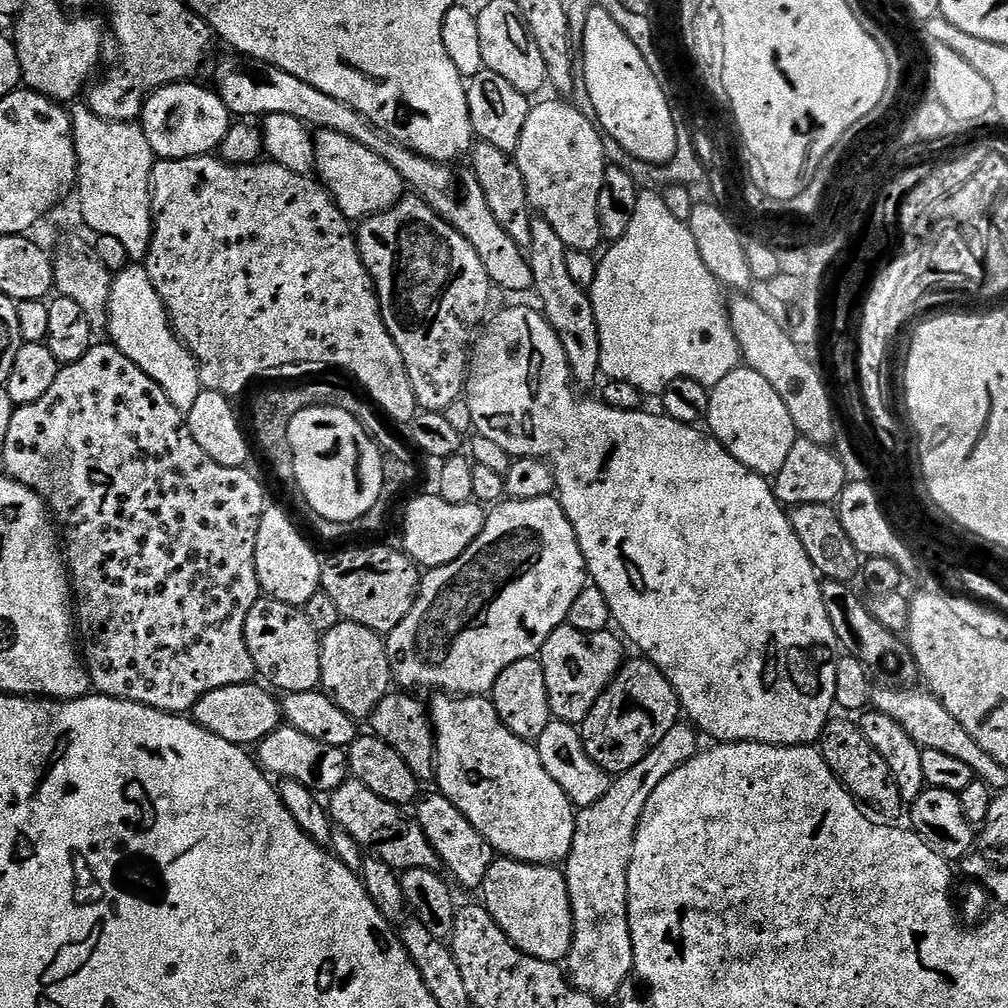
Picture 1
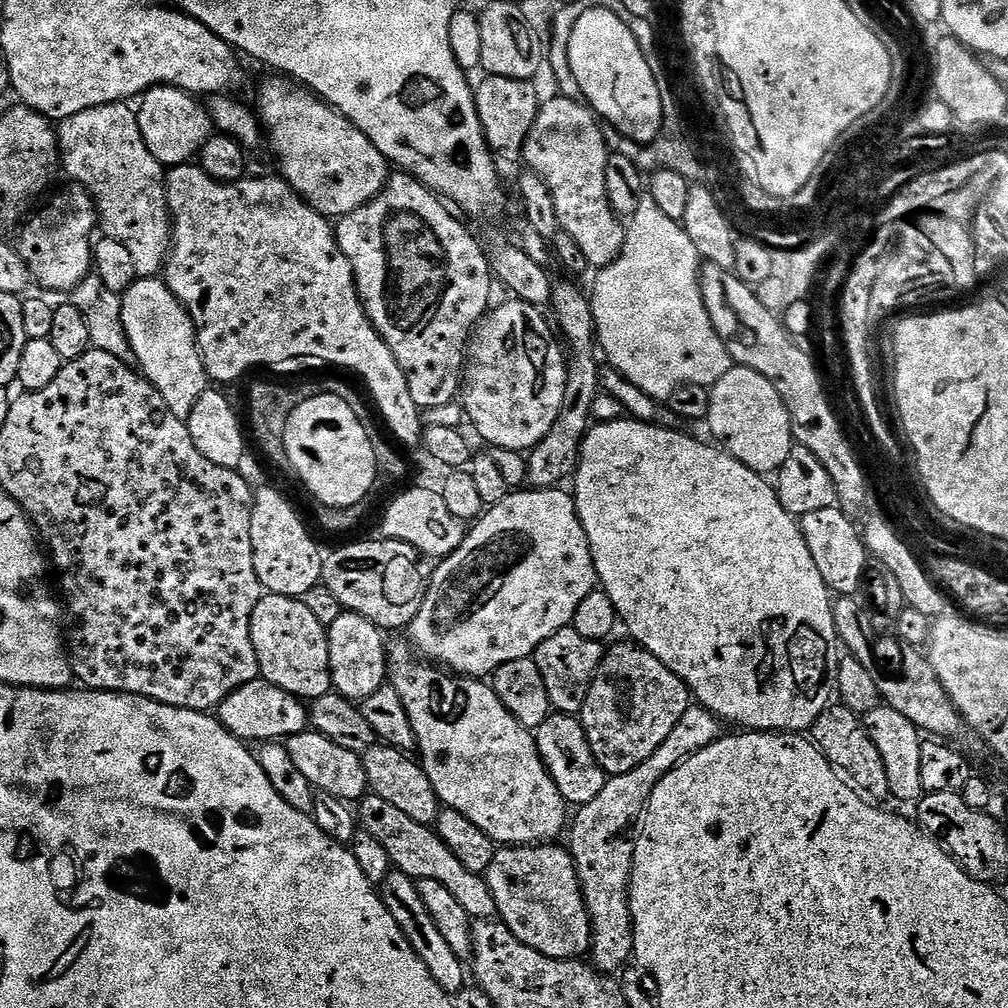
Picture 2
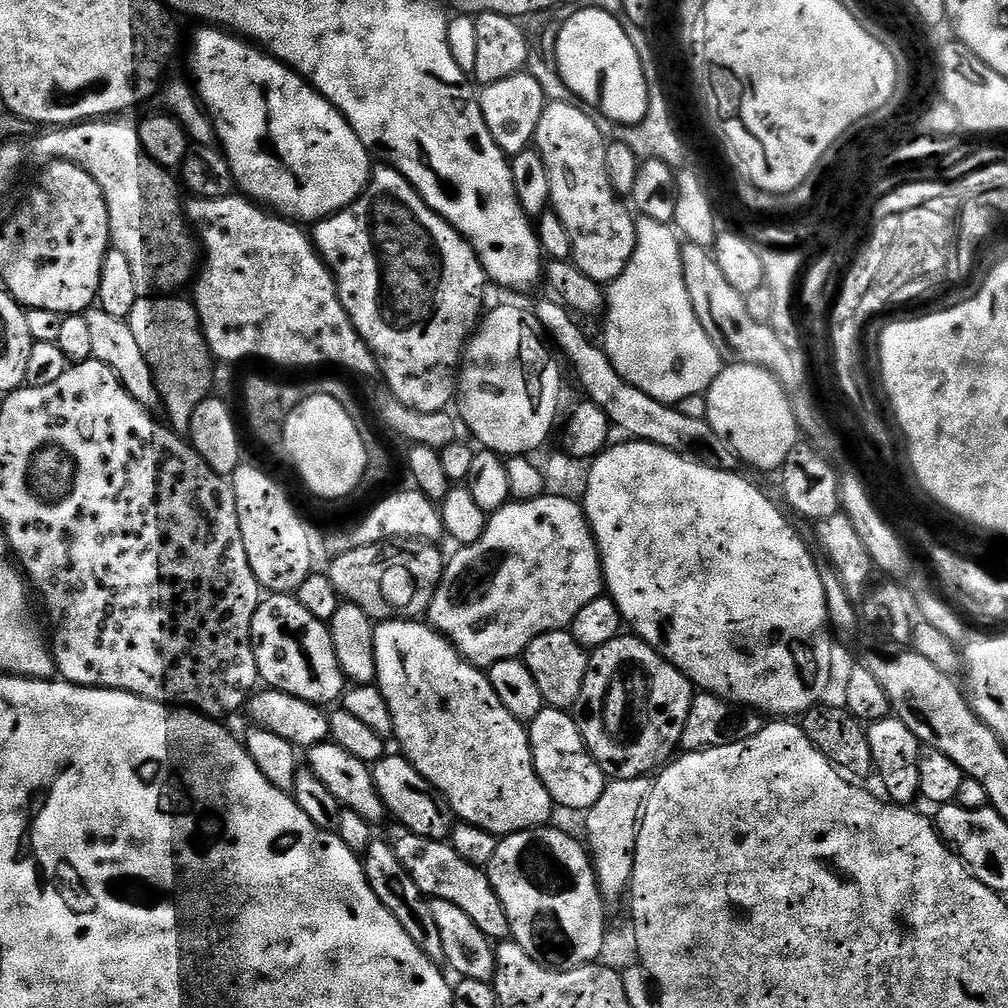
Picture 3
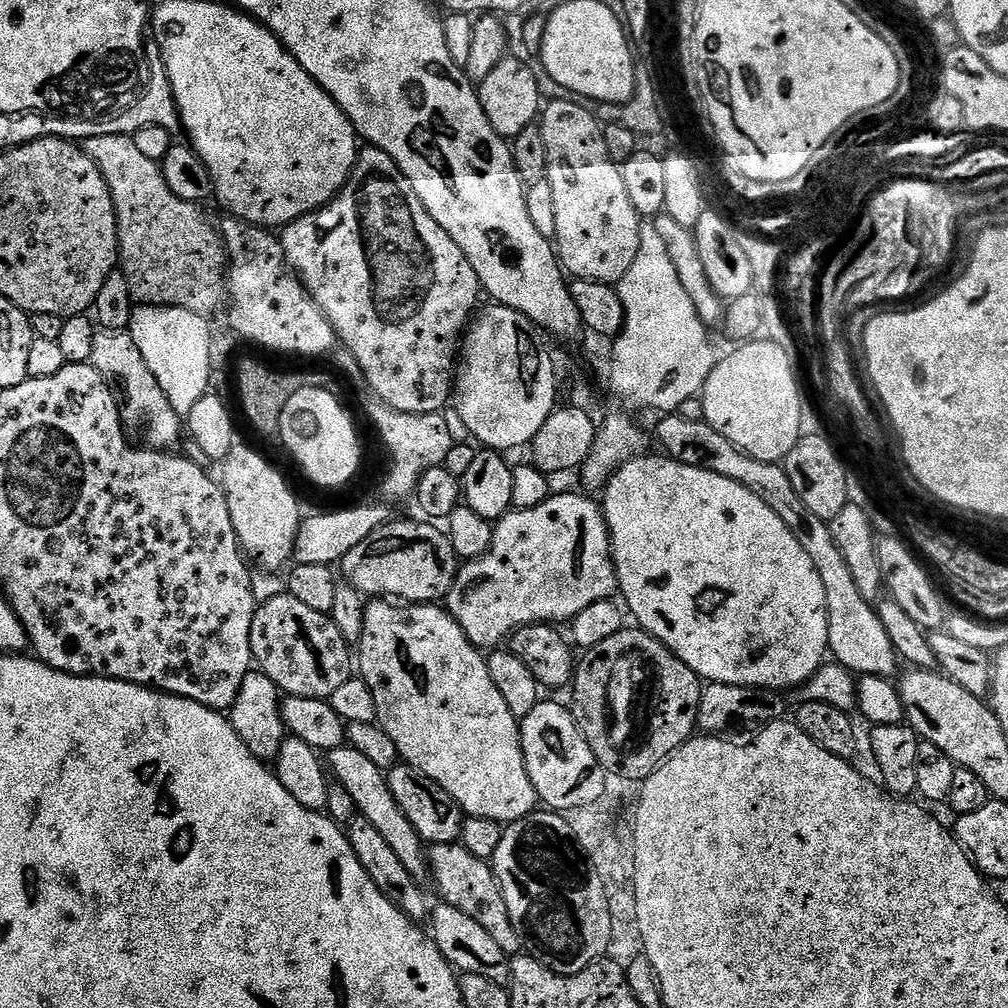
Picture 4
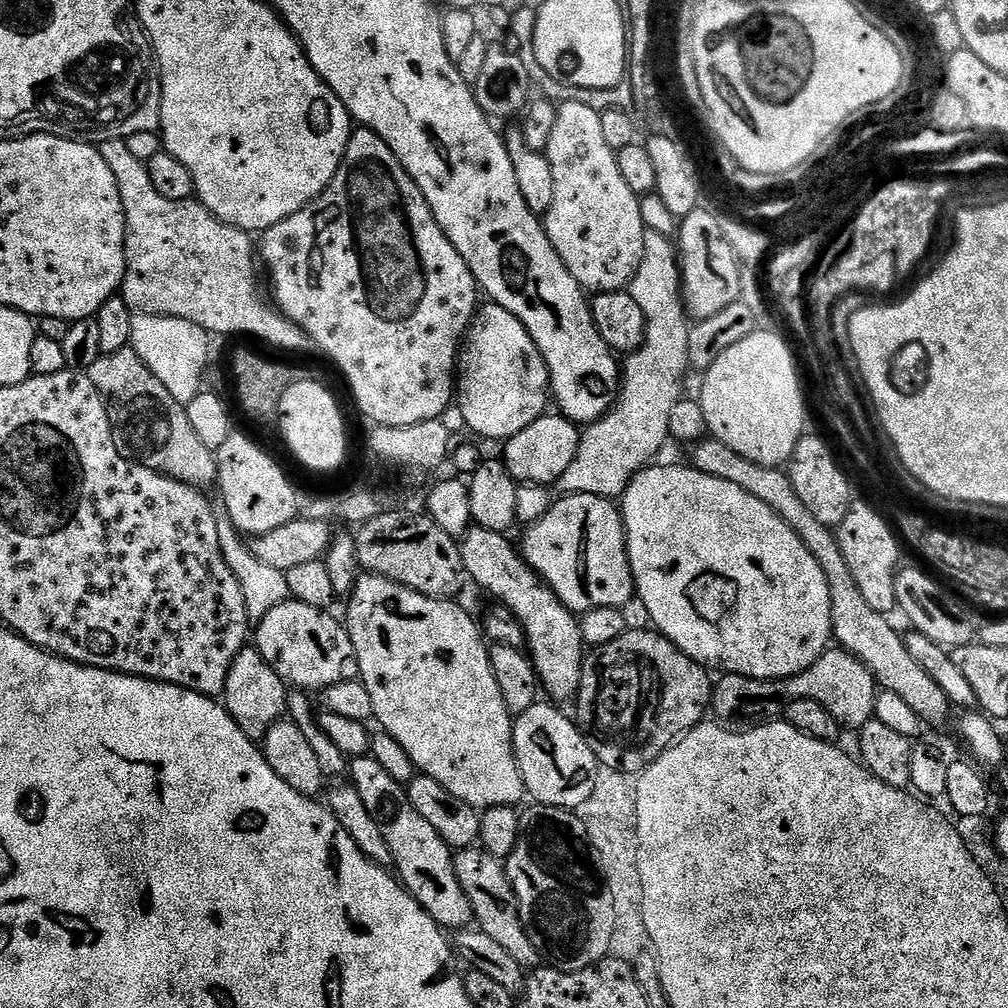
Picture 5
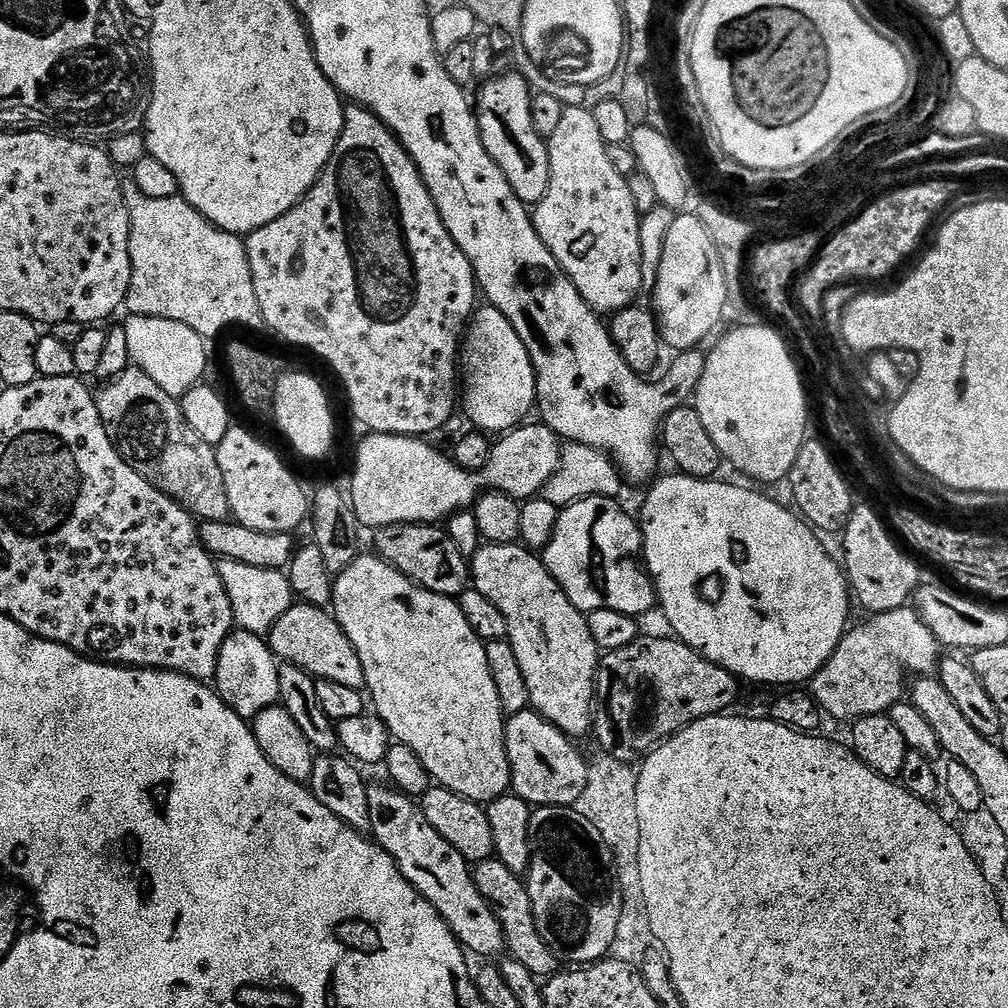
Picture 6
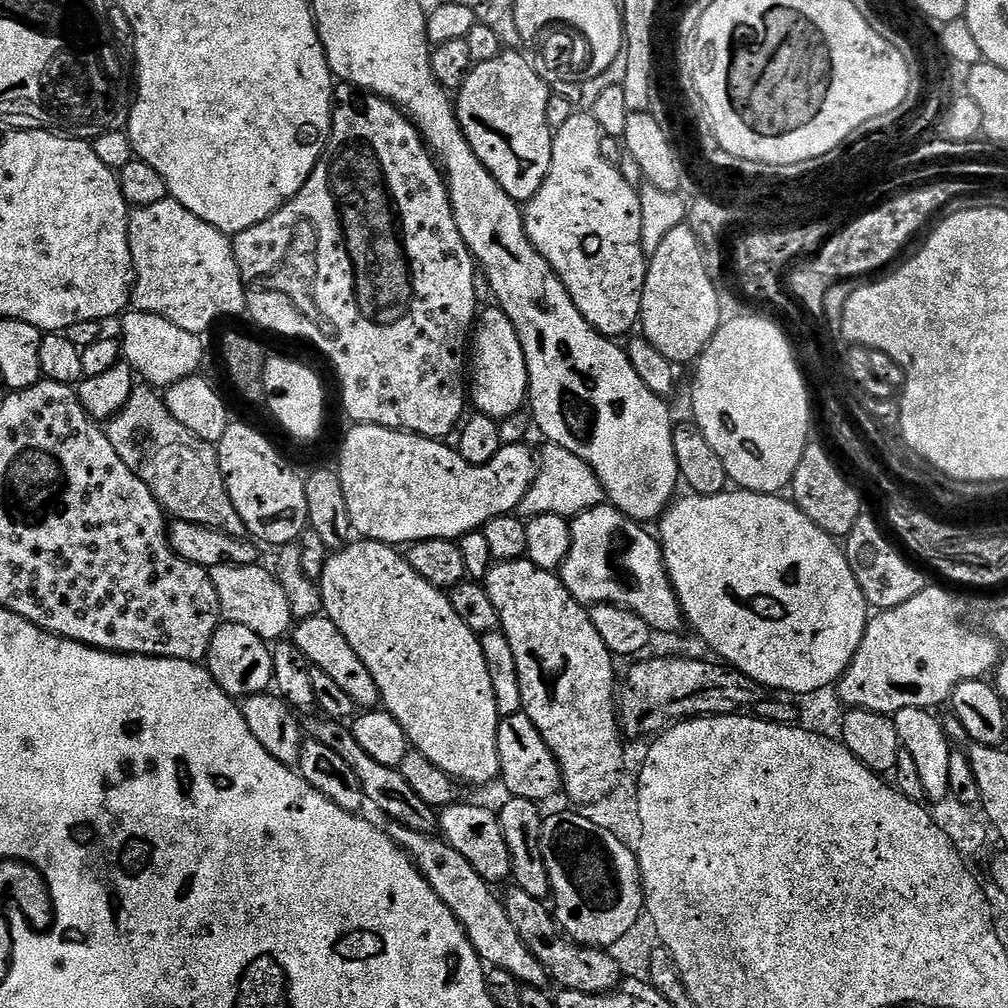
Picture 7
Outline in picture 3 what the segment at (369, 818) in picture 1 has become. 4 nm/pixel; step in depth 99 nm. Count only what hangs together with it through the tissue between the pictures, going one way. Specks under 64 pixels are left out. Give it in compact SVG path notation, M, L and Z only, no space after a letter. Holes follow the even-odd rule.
M393 823L391 827L386 833L386 839L394 854L398 854L398 862L402 862L410 878L418 882L418 890L425 898L452 902L493 942L511 937L510 918L506 918L506 910L502 910L502 902L490 882L487 871L481 865L466 862L466 858L462 858L462 854L458 854L458 850L454 850L451 843L422 838L398 823Z

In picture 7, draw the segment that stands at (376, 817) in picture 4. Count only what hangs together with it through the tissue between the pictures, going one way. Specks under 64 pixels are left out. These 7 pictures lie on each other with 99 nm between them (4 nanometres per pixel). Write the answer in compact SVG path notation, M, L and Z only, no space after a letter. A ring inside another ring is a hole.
M392 822L387 825L386 831L395 844L401 850L412 857L412 863L418 871L430 882L434 894L446 902L446 906L458 918L458 922L464 928L468 940L474 946L474 950L480 955L488 968L498 970L510 970L514 978L519 980L521 985L530 988L547 989L550 984L548 971L530 954L526 942L518 938L518 930L514 930L514 922L510 922L510 914L506 914L504 901L498 895L495 896L493 885L486 881L439 835L410 830L407 824Z

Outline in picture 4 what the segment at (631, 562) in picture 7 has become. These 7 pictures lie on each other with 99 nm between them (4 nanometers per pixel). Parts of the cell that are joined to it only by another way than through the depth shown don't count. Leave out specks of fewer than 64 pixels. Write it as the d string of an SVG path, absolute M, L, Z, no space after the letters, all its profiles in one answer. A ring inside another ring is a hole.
M564 492L561 496L553 494L548 497L546 502L542 502L542 506L530 510L518 508L508 512L501 520L495 521L492 529L492 547L489 548L488 553L476 560L469 560L459 565L454 586L446 597L446 610L458 622L458 626L462 626L470 643L475 644L481 650L492 650L499 645L496 644L499 640L507 641L517 628L525 628L528 624L541 622L560 622L556 620L571 622L582 610L586 610L586 606L594 606L594 602L599 600L611 600L617 595L616 564L612 560L612 536L608 532L608 524L604 520L603 507L597 501L595 504L592 501L595 499L591 495L583 495L575 496L572 492Z

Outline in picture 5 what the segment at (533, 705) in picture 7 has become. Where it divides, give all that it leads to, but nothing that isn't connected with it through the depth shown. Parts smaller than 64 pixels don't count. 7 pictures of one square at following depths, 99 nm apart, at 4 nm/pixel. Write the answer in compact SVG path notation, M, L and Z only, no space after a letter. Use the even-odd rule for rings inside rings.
M472 526L459 541L462 562L467 579L484 592L497 596L499 603L509 608L524 627L530 659L540 679L540 687L549 692L551 699L571 701L580 691L582 666L586 645L577 613L567 608L541 580L538 573L522 559L521 553L512 549L509 537L503 532Z

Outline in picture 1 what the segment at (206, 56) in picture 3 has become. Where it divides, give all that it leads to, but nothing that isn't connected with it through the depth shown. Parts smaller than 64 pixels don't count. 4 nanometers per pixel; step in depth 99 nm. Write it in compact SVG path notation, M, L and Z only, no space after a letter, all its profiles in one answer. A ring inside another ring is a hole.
M320 130L315 133L314 139L316 141L315 171L320 172L319 179L349 221L363 222L370 216L379 216L380 213L390 210L399 200L404 199L406 185L398 170L394 170L390 162L374 154L374 150L366 150L366 146L337 132Z

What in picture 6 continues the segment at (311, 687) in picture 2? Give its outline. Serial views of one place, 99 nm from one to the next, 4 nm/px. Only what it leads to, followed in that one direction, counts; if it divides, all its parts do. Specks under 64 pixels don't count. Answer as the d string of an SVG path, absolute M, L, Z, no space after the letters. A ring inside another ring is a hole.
M303 602L293 603L292 608L286 610L286 614L282 614L282 618L278 618L278 622L274 622L272 631L268 633L266 639L277 660L298 666L316 677L317 680L329 680L330 682L339 682L341 686L354 686L358 689L364 688L362 662L358 658L350 638L346 638L342 626L336 621L336 617L332 615L331 611L315 608Z

